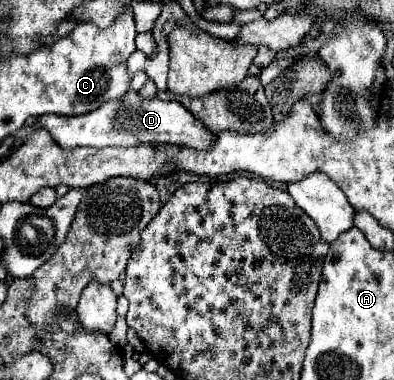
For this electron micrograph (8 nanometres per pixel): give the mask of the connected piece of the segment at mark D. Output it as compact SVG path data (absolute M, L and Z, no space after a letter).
M126 92L118 100L110 100L96 108L94 112L82 116L42 116L40 126L46 128L52 138L62 148L78 148L78 146L92 146L92 148L106 148L106 146L140 146L140 144L176 144L176 146L192 146L192 148L208 148L214 140L202 122L198 122L180 102L176 100L160 100L152 98L146 100L138 92Z

